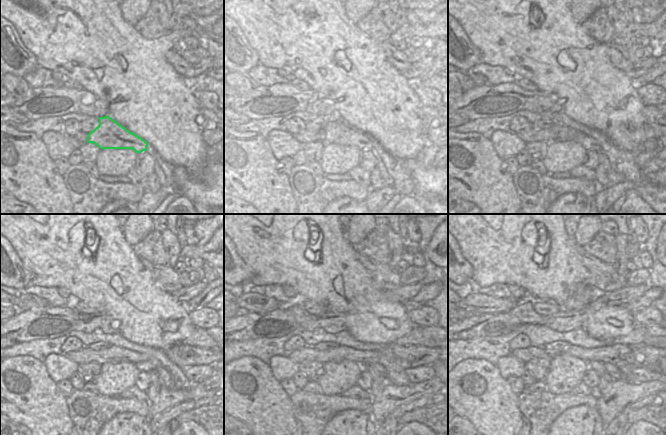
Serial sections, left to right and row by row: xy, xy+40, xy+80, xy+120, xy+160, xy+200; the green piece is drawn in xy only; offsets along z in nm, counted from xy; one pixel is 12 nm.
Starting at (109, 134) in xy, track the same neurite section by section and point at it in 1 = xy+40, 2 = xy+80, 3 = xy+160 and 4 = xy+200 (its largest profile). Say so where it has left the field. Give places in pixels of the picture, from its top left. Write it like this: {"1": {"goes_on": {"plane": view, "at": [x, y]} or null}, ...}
{"1": {"goes_on": {"plane": "xy+40", "at": [335, 132]}}, "2": {"goes_on": {"plane": "xy+80", "at": [563, 133]}}, "3": {"goes_on": {"plane": "xy+160", "at": [377, 366]}}, "4": {"goes_on": {"plane": "xy+200", "at": [614, 371]}}}

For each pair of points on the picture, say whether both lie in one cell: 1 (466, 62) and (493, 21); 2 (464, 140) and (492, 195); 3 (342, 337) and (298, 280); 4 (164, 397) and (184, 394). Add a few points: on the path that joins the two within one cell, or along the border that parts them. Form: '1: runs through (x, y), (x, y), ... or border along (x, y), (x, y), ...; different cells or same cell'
1: border along (462, 27), (478, 50), (481, 62); different cells
2: runs through (464, 154), (464, 162), (482, 181); same cell
3: border along (346, 329), (356, 339), (366, 343); different cells
4: runs through (169, 397), (179, 396); same cell

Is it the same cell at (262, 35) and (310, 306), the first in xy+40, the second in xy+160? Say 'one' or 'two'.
two

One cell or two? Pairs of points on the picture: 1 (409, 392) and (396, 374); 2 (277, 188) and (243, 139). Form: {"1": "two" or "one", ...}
{"1": "two", "2": "one"}

